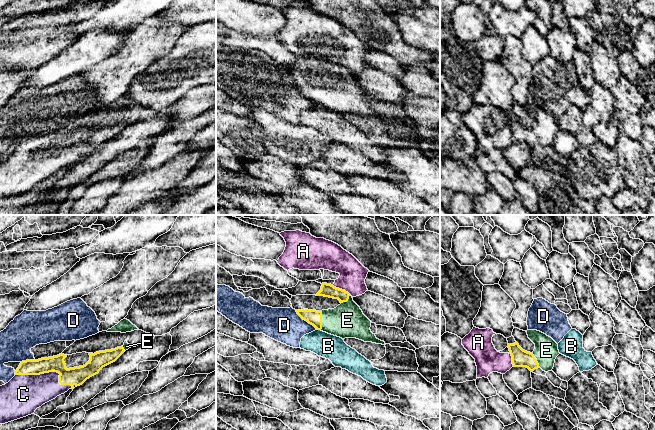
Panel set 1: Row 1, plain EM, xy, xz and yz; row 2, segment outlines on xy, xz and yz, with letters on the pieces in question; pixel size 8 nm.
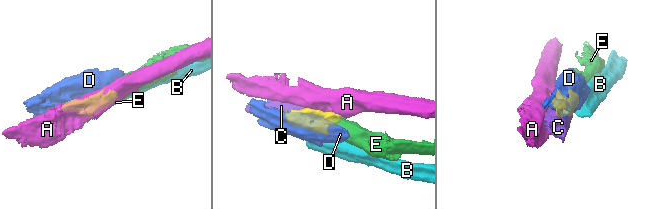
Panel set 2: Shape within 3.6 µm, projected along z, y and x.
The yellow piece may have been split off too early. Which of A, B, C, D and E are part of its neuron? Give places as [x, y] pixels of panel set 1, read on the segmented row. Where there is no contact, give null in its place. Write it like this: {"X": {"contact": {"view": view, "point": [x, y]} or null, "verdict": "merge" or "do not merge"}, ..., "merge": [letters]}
{"A": {"contact": {"view": "xz", "point": [341, 289]}, "verdict": "do not merge"}, "B": {"contact": {"view": "xz", "point": [319, 329]}, "verdict": "do not merge"}, "C": {"contact": {"view": "xy", "point": [50, 371]}, "verdict": "merge"}, "D": {"contact": {"view": "xz", "point": [306, 320]}, "verdict": "do not merge"}, "E": {"contact": {"view": "xz", "point": [321, 320]}, "verdict": "merge"}, "merge": ["C", "E"]}

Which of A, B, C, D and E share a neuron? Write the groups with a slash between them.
A / B / C E / D

